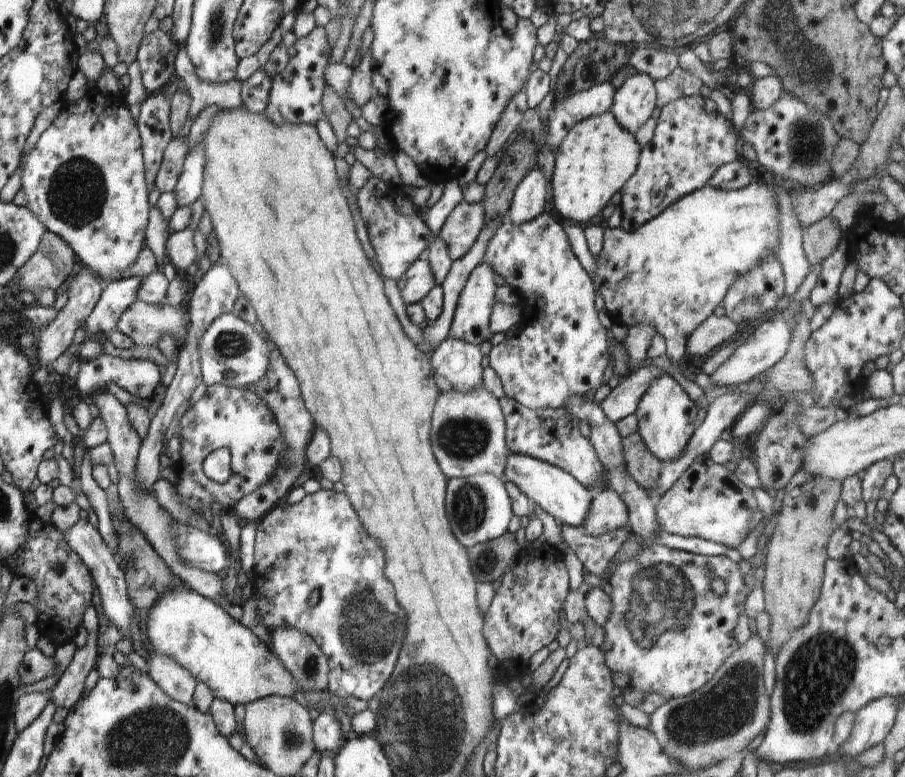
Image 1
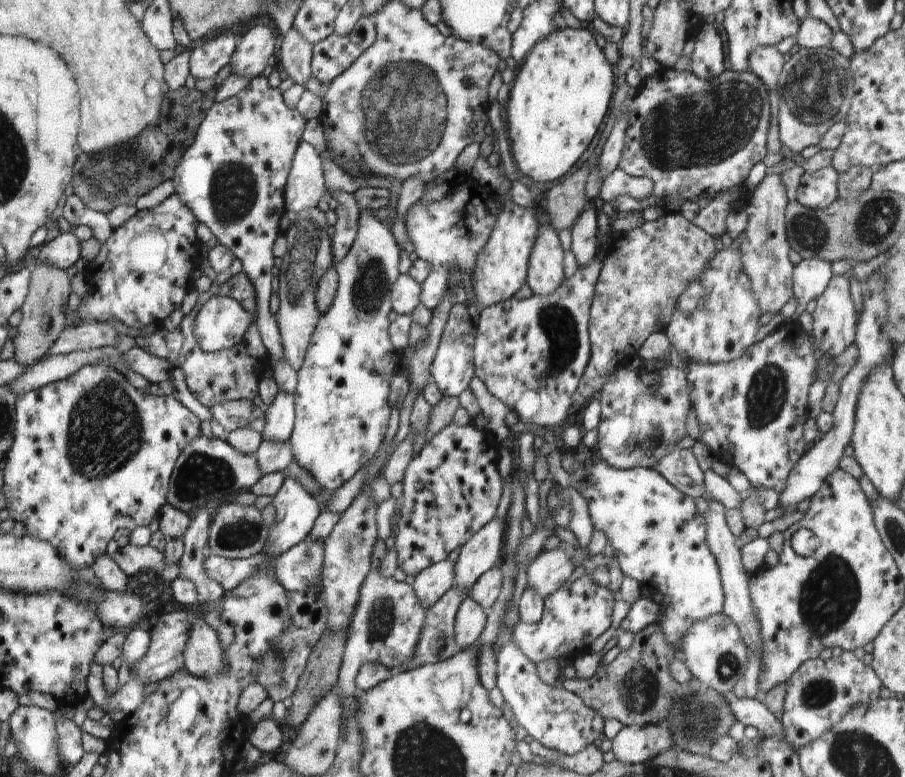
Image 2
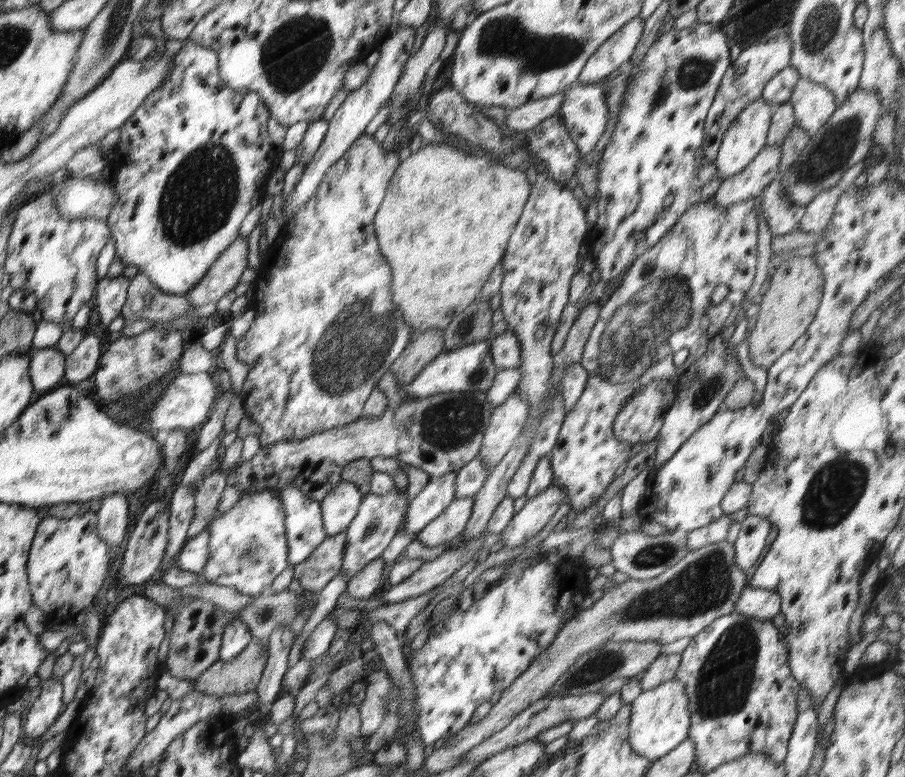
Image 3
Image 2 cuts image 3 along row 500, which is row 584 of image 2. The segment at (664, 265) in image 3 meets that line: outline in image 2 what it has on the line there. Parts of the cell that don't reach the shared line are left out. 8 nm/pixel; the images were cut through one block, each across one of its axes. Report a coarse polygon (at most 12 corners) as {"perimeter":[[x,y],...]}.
{"perimeter":[[588,573],[545,598],[513,640],[533,663],[590,652],[610,628],[610,589]]}

